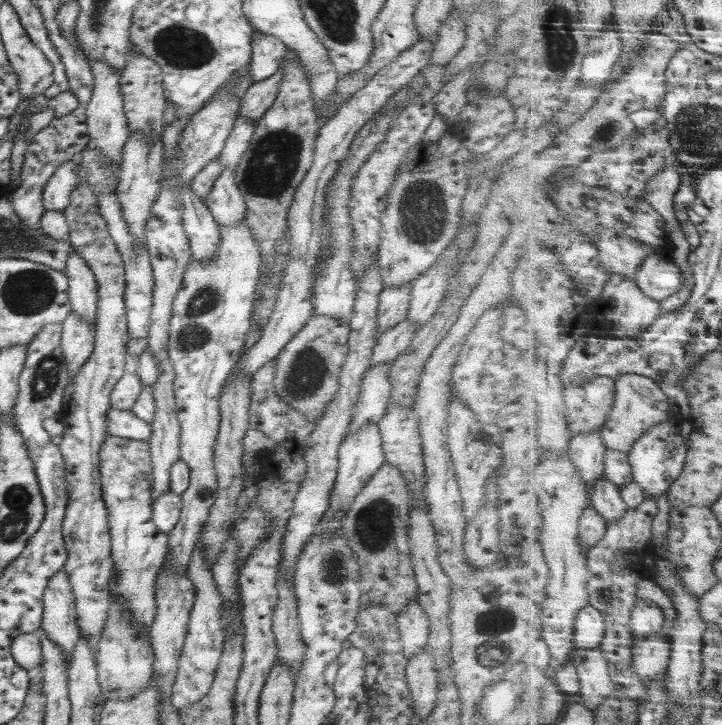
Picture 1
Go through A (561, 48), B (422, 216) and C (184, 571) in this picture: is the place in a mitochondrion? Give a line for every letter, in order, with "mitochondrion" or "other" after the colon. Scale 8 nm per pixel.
A: mitochondrion
B: mitochondrion
C: other

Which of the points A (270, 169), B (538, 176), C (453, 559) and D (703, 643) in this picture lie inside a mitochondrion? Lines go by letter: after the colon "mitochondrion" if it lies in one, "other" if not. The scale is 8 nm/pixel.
A: mitochondrion
B: other
C: other
D: other

